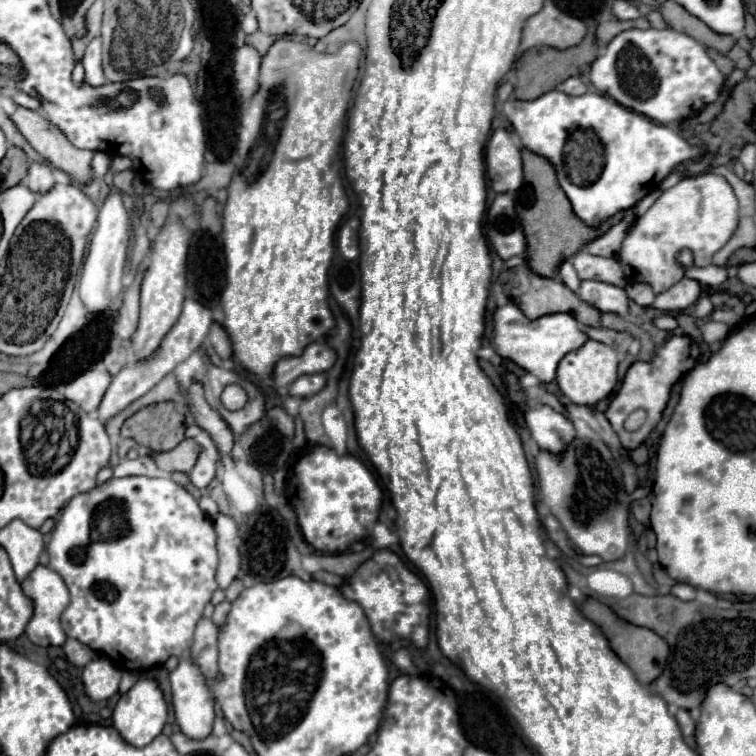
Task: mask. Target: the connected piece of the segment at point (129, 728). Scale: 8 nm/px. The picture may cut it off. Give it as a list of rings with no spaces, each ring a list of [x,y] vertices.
[[[138,680],[116,704],[112,712],[112,726],[120,732],[122,740],[130,746],[142,748],[150,744],[156,736],[162,734],[162,728],[168,720],[168,706],[164,702],[164,696],[154,680]]]

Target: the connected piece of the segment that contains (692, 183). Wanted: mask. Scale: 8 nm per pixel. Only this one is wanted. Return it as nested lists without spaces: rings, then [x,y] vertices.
[[[708,172],[696,178],[684,178],[676,186],[662,190],[648,212],[636,218],[622,242],[618,260],[628,282],[648,284],[660,294],[684,278],[684,268],[678,264],[678,254],[682,250],[694,254],[696,268],[708,266],[736,228],[738,200],[724,176]]]

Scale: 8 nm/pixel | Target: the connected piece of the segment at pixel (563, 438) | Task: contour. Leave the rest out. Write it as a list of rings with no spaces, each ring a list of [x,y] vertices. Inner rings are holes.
[[[550,406],[526,410],[526,426],[538,446],[550,452],[562,452],[576,436],[574,426],[568,422],[568,418],[564,418]]]

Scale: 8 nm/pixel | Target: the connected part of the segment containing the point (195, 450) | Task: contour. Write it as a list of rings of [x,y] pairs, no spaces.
[[[182,440],[174,450],[152,454],[156,466],[168,474],[172,472],[190,472],[200,454],[200,444],[196,440]]]

